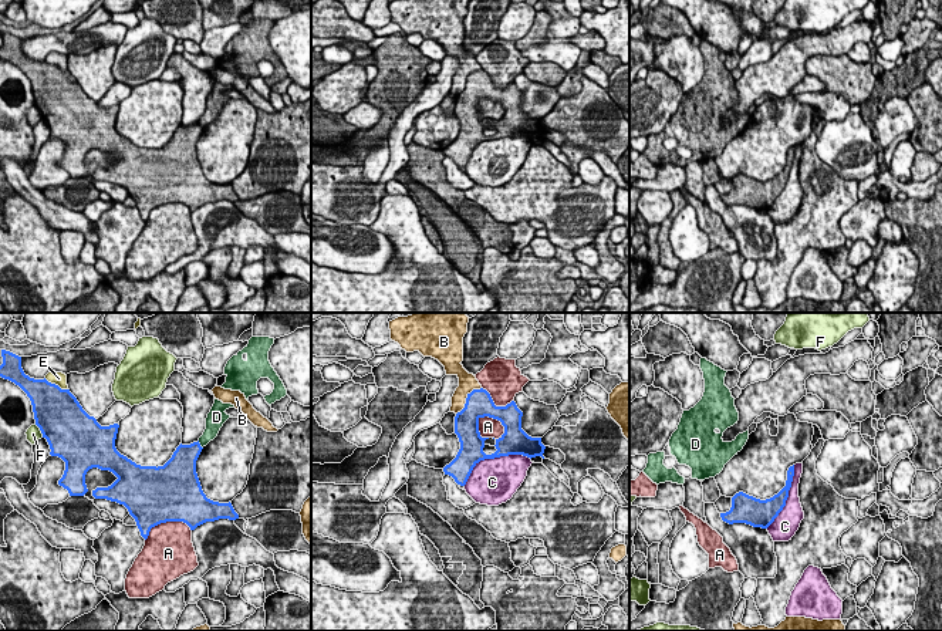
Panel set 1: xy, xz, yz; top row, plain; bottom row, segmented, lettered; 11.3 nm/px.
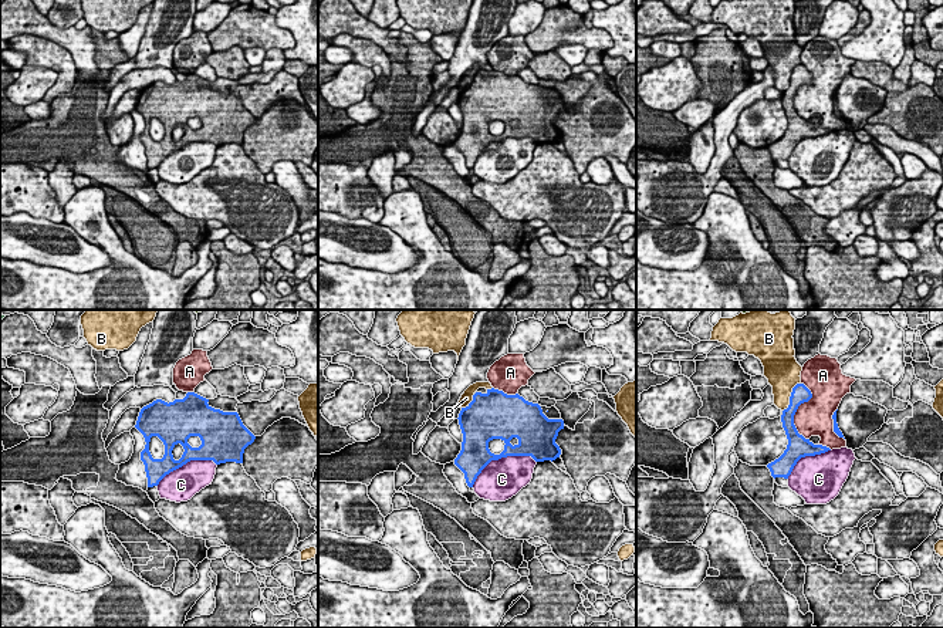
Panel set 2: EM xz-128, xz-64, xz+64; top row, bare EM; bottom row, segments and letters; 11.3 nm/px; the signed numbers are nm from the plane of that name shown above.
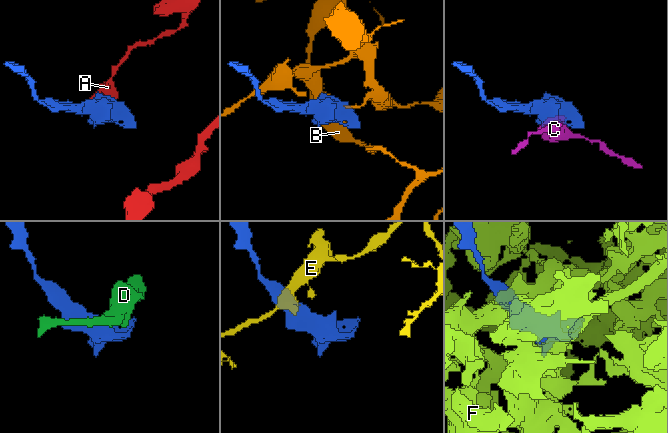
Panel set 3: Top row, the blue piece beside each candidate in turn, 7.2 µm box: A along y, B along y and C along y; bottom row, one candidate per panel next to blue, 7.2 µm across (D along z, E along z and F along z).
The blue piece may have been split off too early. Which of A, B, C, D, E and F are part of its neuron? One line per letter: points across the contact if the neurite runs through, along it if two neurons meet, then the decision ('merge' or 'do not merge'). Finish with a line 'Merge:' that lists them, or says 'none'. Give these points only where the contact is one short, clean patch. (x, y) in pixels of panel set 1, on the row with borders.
A: do not merge
B: do not merge
C: do not merge
D: along xy (198, 441), (202, 448) | do not merge
E: do not merge
F: do not merge
Merge: none

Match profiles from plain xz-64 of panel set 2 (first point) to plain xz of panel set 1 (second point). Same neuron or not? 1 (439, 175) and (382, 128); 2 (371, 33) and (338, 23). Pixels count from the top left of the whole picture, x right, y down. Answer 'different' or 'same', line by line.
1: same
2: same

